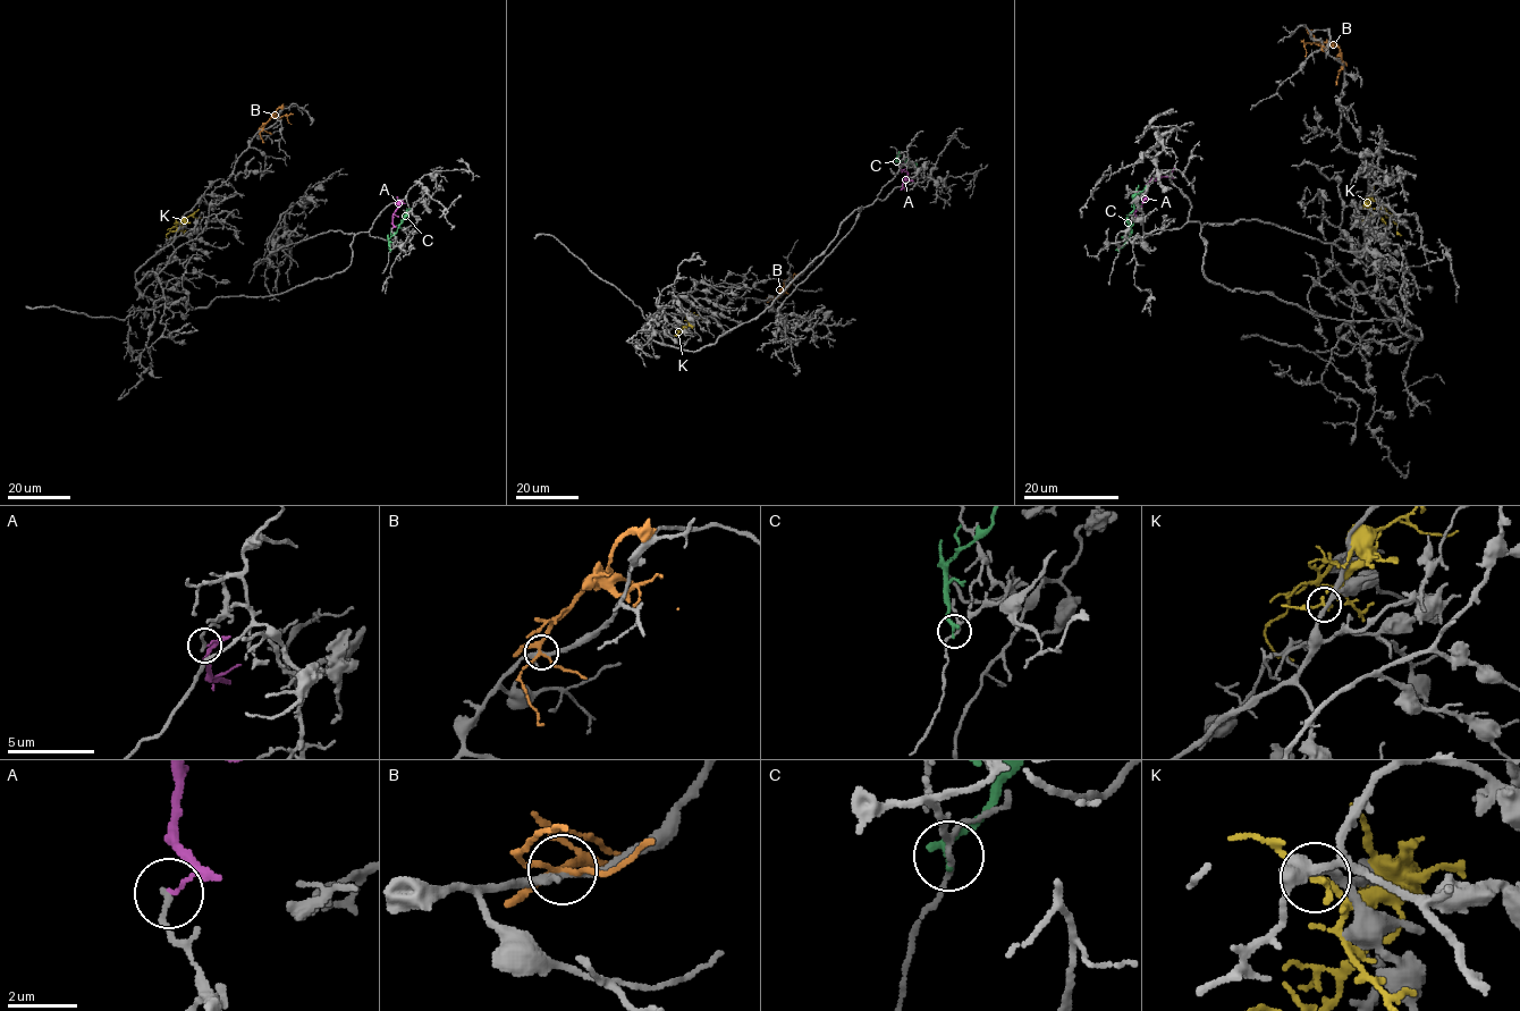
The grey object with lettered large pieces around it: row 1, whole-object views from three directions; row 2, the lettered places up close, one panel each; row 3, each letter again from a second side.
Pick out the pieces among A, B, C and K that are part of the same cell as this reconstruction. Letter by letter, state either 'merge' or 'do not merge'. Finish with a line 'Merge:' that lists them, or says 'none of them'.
A: do not merge
B: do not merge
C: do not merge
K: do not merge
Merge: none of them

